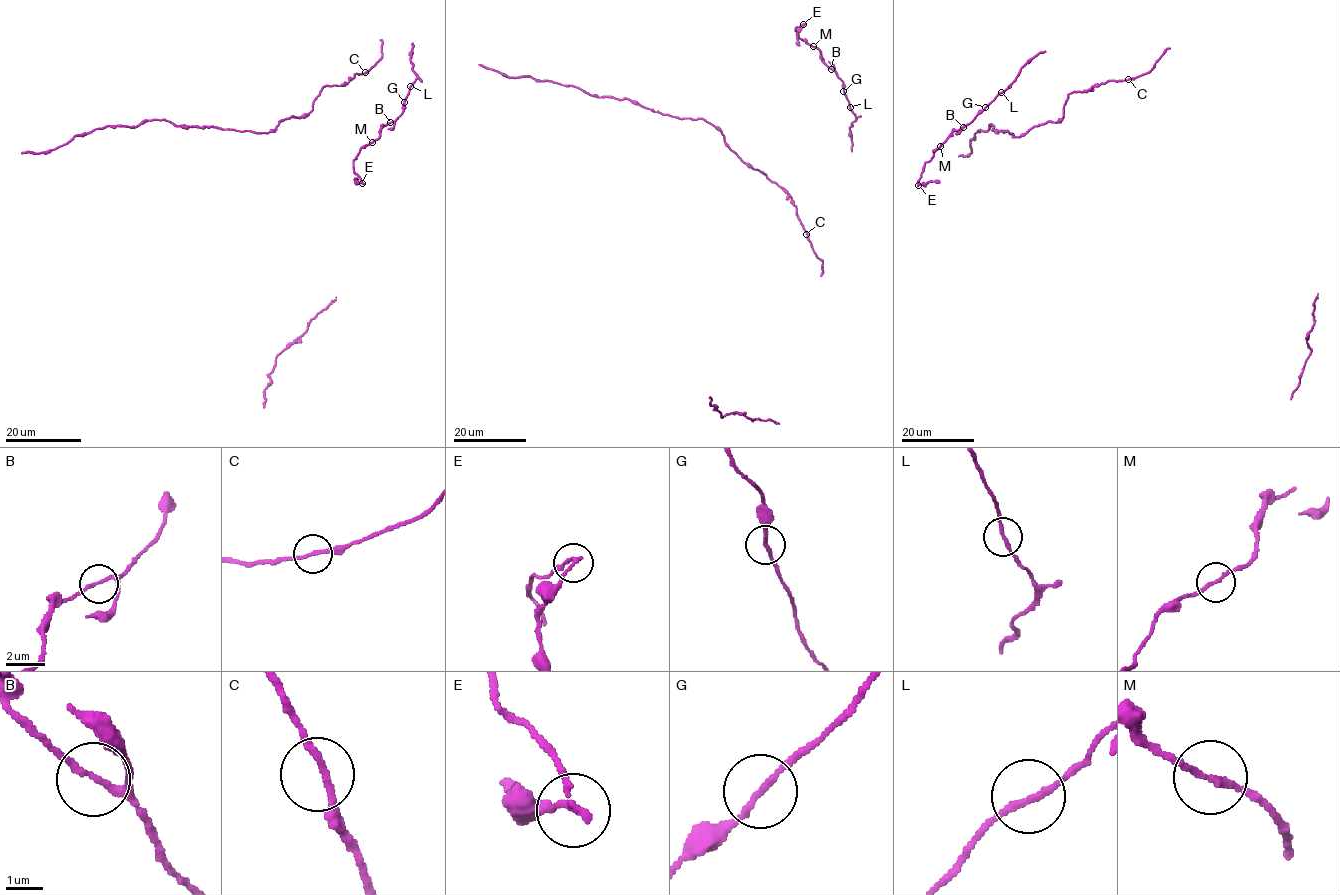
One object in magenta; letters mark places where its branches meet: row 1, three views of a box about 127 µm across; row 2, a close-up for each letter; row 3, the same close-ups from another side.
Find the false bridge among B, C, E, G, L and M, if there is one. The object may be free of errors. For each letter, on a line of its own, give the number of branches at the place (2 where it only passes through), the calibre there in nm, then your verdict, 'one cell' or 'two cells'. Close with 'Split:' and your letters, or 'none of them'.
B: 2 | 160 nm | one cell
C: 2 | 170 nm | one cell
E: 2 | 160 nm | two cells
G: 2 | 160 nm | one cell
L: 2 | 160 nm | one cell
M: 2 | 160 nm | one cell
Split: E

